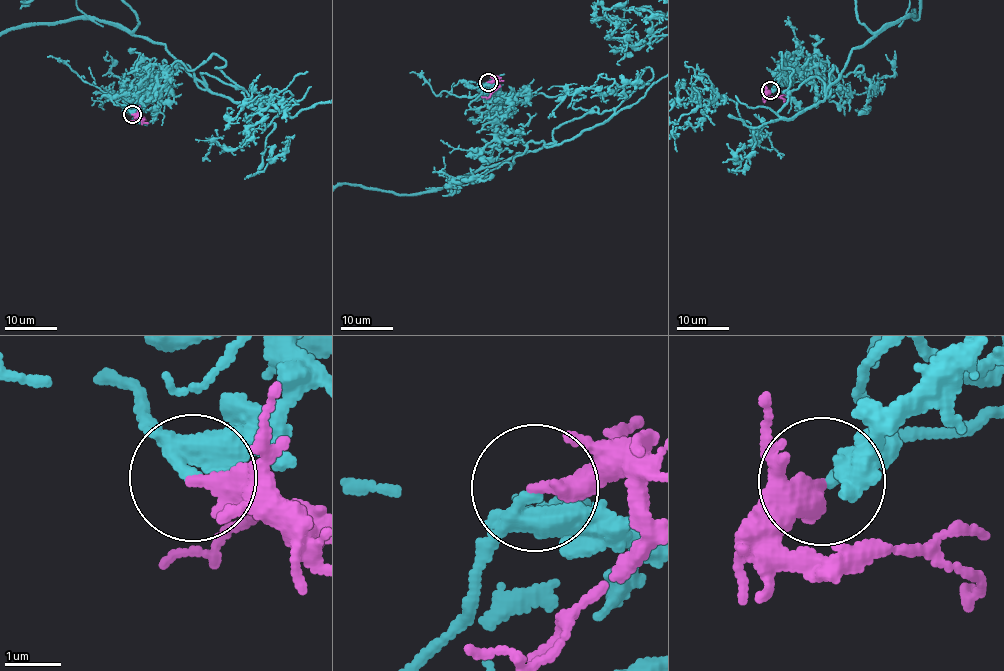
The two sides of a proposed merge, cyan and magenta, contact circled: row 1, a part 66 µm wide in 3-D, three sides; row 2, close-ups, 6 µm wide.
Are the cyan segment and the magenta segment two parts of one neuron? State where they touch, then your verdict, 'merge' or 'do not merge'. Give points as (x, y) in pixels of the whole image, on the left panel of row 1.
(132, 114) | merge

